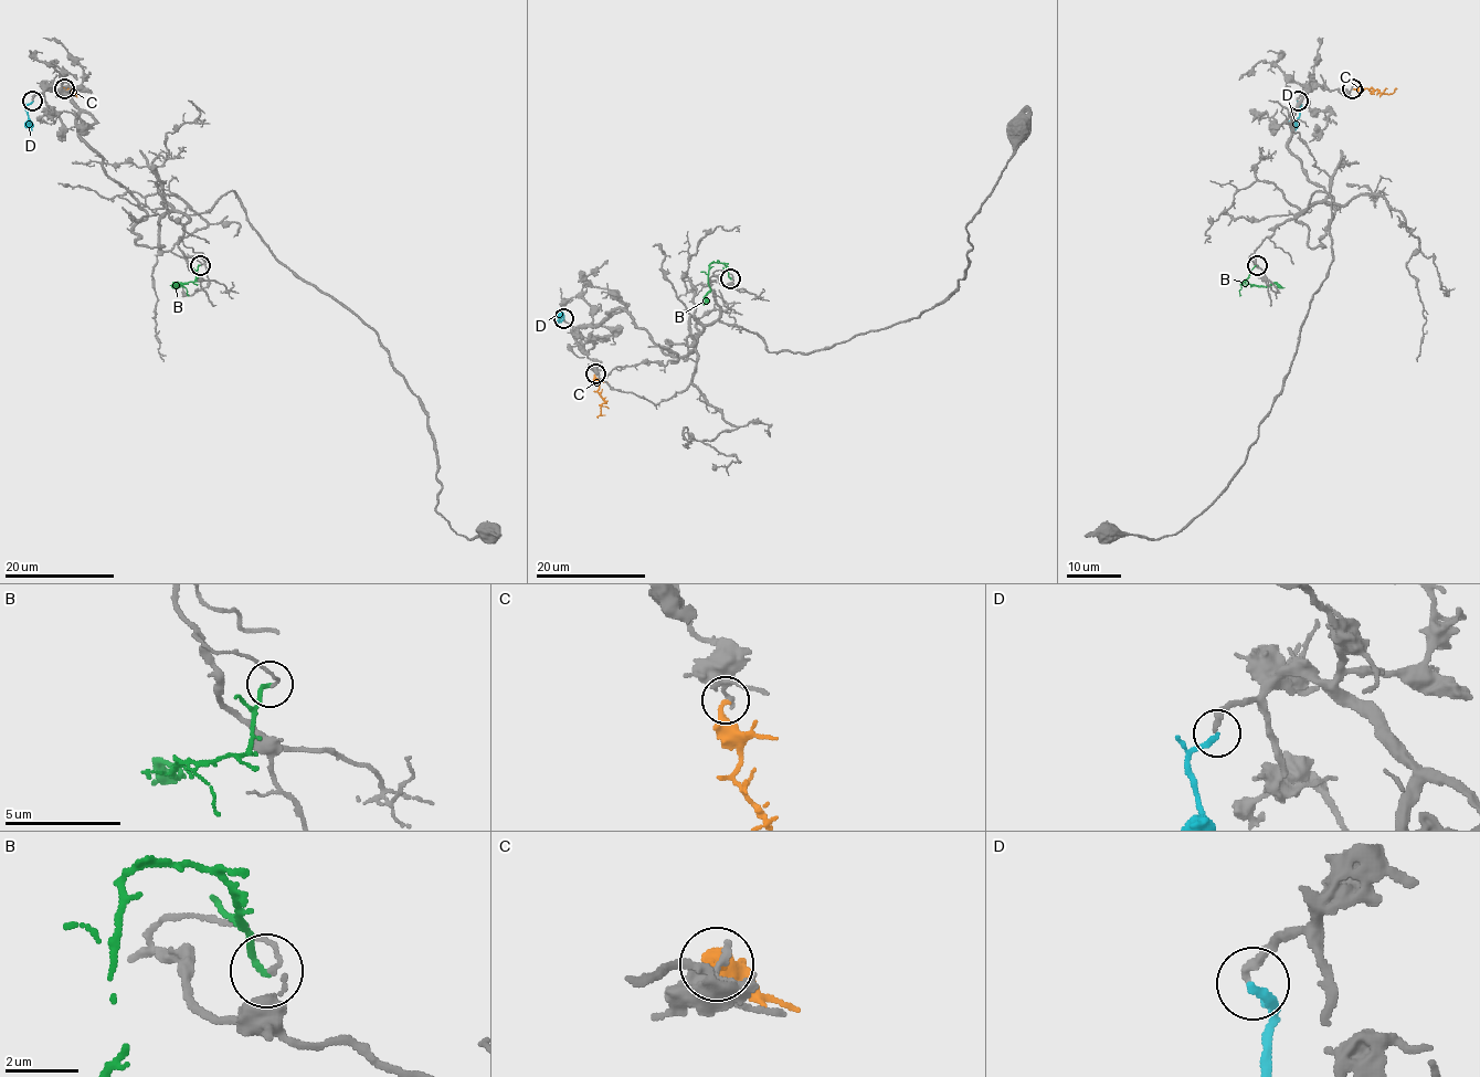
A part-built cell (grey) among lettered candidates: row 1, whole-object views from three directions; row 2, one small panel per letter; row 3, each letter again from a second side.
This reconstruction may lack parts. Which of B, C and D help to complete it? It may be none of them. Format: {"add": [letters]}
{"add": ["D"]}

